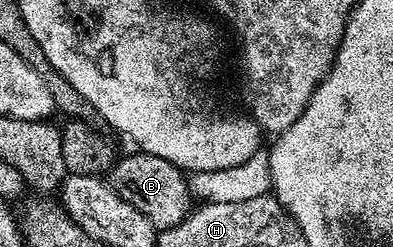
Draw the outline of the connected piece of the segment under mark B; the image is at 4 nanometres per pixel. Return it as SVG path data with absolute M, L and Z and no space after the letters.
M132 151L132 156L120 155L109 173L109 184L117 195L131 203L152 223L162 230L177 226L193 210L193 193L182 168L165 162L148 152Z

